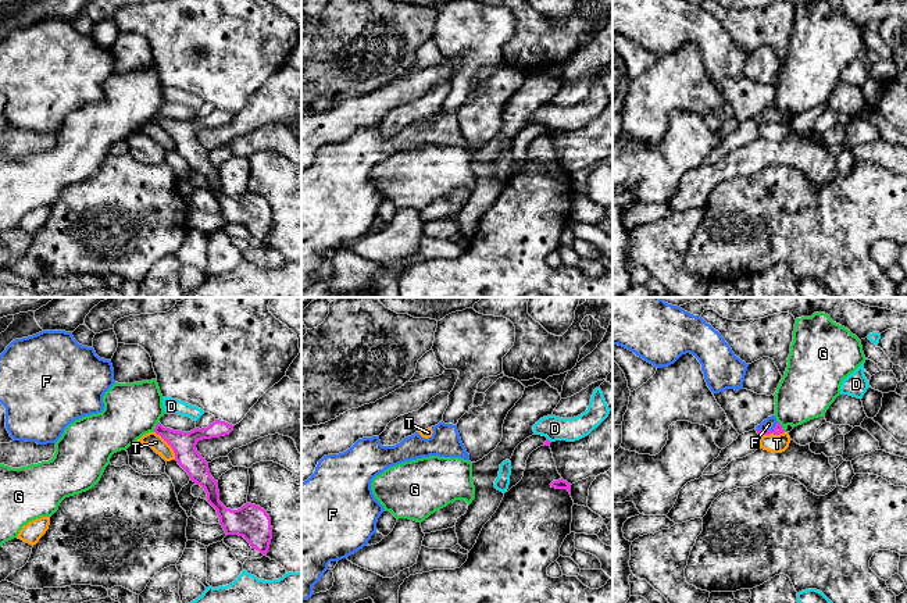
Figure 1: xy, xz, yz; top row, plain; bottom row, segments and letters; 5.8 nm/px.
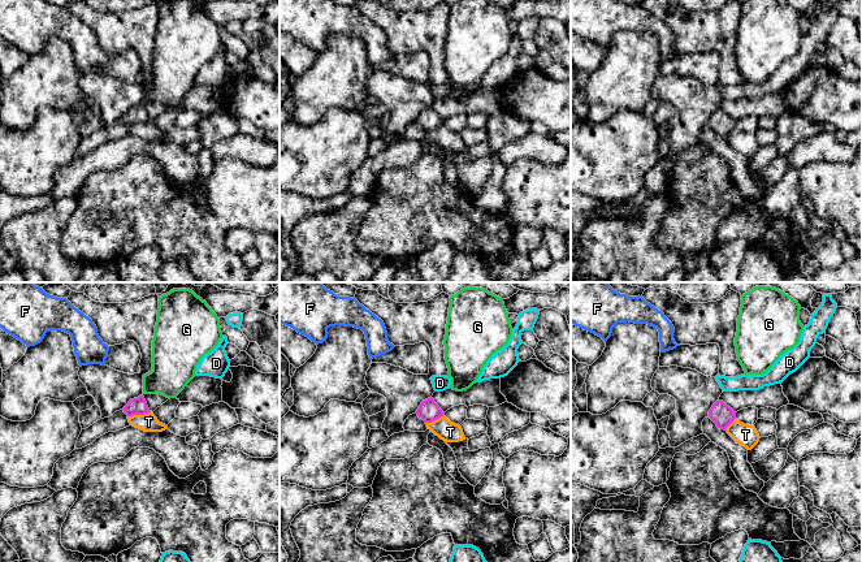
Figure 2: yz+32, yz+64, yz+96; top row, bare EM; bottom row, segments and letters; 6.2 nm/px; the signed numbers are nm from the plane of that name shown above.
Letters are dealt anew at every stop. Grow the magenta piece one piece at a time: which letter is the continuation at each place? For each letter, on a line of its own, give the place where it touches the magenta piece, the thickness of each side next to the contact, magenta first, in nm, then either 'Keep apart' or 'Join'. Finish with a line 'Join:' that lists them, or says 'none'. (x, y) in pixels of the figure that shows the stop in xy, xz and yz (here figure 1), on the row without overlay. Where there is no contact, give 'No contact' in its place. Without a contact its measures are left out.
D: Touches magenta at xz (549, 129). Thickness 40 nm (magenta) against 140 nm. Keep apart
F: Touches magenta at yz (768, 120). Thickness 50 nm (magenta) against 70 nm. Join
G: Touches magenta at yz (781, 116). Thickness 50 nm (magenta) against 320 nm. Keep apart
T: Touches magenta at xy (168, 132). Thickness 140 nm (magenta) against 90 nm. Keep apart
Join: F

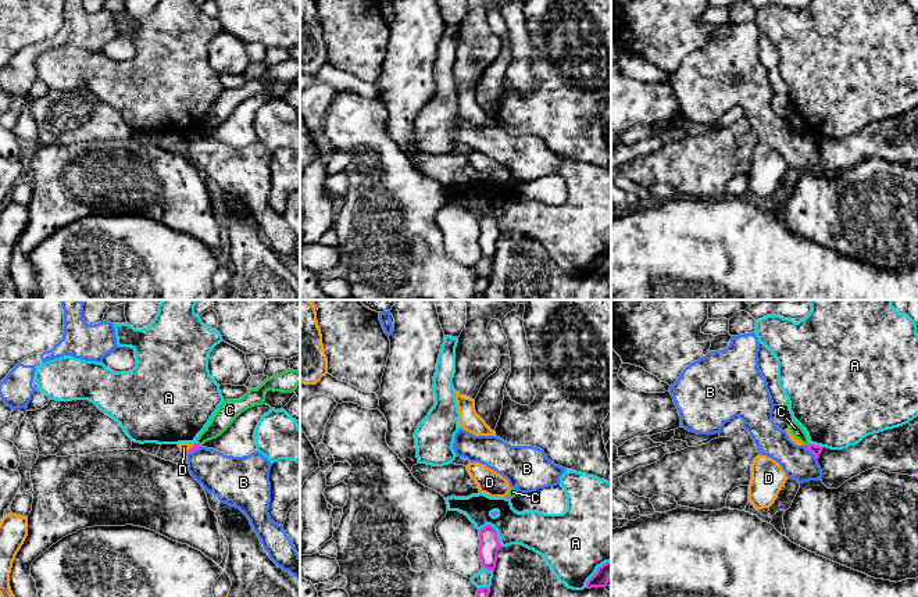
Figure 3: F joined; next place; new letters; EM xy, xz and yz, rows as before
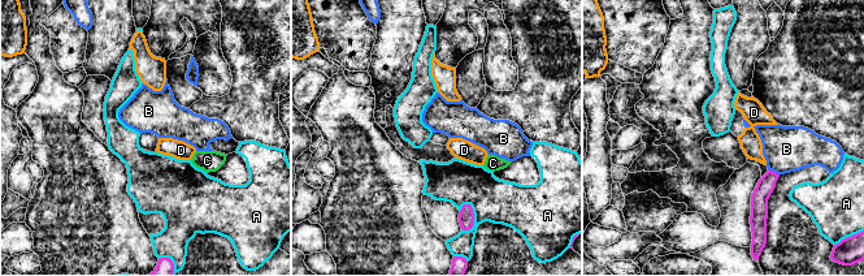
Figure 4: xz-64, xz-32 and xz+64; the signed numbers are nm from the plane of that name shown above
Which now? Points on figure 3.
A: Touches magenta at xz (495, 220). Thickness 120 nm (magenta) against 220 nm. Keep apart
B: Touches magenta at yz (811, 140). Thickness 60 nm (magenta) against 190 nm. Keep apart
C: Touches magenta at yz (807, 133). Thickness 60 nm (magenta) against 70 nm. Keep apart
D: Touches magenta at xy (190, 136). Thickness 40 nm (magenta) against 50 nm. Keep apart
Join: none

